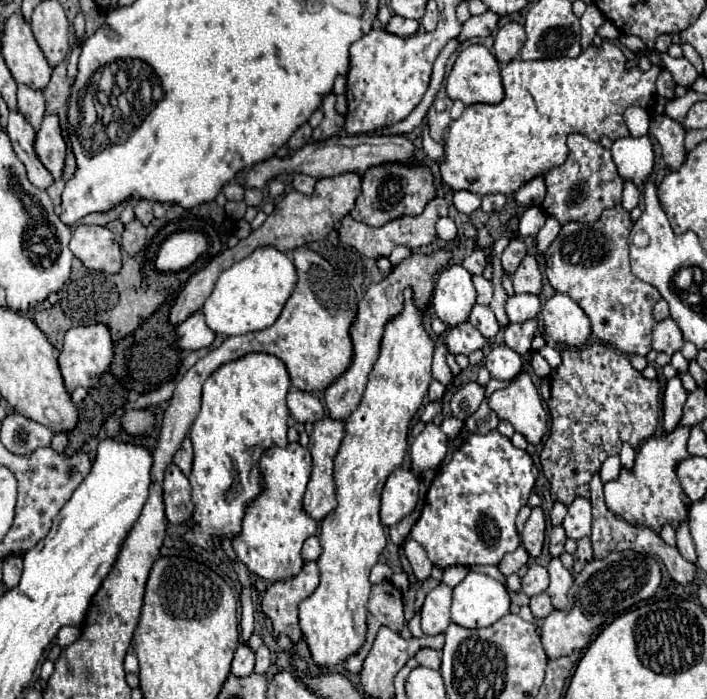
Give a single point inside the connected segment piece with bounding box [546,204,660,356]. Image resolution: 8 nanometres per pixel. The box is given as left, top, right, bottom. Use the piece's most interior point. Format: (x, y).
(589, 262)

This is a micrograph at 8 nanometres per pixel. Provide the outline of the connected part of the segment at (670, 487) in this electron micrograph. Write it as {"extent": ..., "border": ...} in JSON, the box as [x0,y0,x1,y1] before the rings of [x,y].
{"extent":[604,426,690,530],"border":[[[678,426],[672,434],[646,440],[636,454],[634,468],[632,470],[622,468],[618,480],[604,484],[604,496],[606,496],[608,508],[632,524],[638,524],[638,526],[646,524],[654,530],[660,530],[664,522],[670,522],[672,526],[676,526],[680,520],[686,520],[690,502],[674,470],[676,470],[676,464],[680,464],[690,456],[686,452],[688,436],[690,436],[690,428]]]}

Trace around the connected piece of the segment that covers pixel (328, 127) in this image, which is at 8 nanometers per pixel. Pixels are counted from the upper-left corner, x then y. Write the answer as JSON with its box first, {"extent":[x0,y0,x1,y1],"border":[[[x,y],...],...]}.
{"extent":[312,94,344,140],"border":[[[328,94],[324,98],[324,104],[322,104],[324,120],[318,128],[314,128],[314,134],[312,134],[314,140],[326,140],[330,136],[336,136],[344,128],[344,114],[338,114],[334,104],[336,104],[336,96]]]}

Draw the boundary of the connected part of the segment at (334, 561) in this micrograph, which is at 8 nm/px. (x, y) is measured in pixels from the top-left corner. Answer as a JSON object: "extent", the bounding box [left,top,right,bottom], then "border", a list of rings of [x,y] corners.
{"extent":[300,288,434,666],"border":[[[412,288],[404,290],[404,308],[400,314],[390,318],[384,326],[384,336],[380,342],[378,360],[368,376],[368,384],[358,408],[350,414],[344,426],[344,440],[334,458],[334,486],[338,506],[320,522],[320,544],[322,554],[318,558],[320,568],[320,586],[300,604],[300,628],[304,632],[304,640],[310,646],[312,658],[318,666],[334,666],[344,662],[350,654],[354,654],[366,638],[366,602],[370,596],[370,570],[378,562],[380,552],[386,546],[384,526],[380,524],[380,494],[386,478],[402,464],[408,450],[408,428],[410,420],[422,406],[422,400],[432,382],[432,356],[434,356],[434,340],[424,328],[422,312],[414,304]]]}

